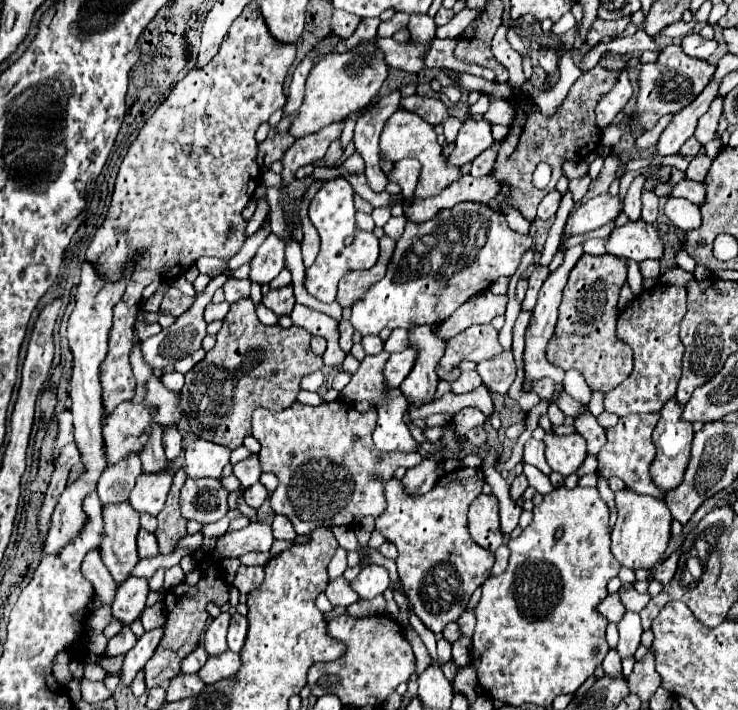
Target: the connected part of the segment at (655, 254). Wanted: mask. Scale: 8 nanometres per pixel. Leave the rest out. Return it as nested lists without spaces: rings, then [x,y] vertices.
[[[643,219],[627,221],[623,227],[615,227],[605,247],[607,253],[637,263],[643,259],[661,259],[663,255],[663,243],[657,229]]]

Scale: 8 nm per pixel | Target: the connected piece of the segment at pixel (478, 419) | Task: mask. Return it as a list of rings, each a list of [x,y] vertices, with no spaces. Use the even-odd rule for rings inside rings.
[[[465,407],[465,409],[461,409],[461,411],[455,415],[455,431],[457,431],[459,435],[465,435],[465,433],[469,433],[475,425],[477,425],[477,427],[483,425],[483,421],[485,421],[485,415],[483,415],[479,409],[475,409],[475,407]]]

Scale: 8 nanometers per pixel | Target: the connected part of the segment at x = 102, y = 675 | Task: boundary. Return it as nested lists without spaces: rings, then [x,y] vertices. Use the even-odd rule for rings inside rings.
[[[86,664],[84,668],[84,677],[91,681],[104,680],[107,676],[107,672],[98,664]]]

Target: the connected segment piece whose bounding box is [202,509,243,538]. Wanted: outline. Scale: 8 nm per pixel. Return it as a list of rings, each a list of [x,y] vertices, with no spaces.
[[[239,509],[230,510],[221,520],[205,525],[202,533],[204,536],[219,538],[226,533],[232,519],[243,516]]]

